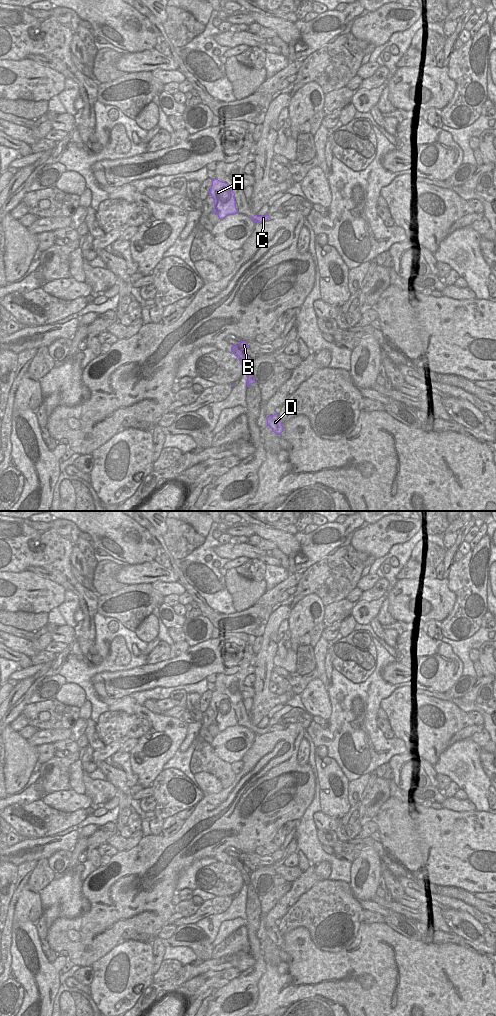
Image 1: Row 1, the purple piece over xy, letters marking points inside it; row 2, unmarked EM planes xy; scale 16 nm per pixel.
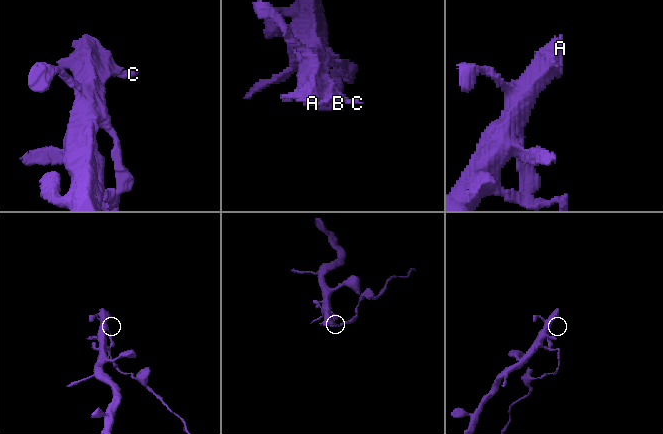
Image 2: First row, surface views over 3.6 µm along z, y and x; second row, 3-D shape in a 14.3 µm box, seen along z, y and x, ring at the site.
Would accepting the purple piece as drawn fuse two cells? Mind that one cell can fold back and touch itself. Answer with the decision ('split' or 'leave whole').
split

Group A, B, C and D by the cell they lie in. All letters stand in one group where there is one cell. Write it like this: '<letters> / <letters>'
A B C / D

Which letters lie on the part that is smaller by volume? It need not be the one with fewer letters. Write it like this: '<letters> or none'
D

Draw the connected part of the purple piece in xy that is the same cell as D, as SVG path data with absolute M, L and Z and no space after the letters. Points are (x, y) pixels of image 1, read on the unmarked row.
M274 926L267 930L267 938L269 938L274 945L277 947L281 947L283 944L283 937L280 931L278 930L278 926Z

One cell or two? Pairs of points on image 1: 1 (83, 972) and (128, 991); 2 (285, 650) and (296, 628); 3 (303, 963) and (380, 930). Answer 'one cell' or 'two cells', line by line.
1: two cells
2: two cells
3: one cell

